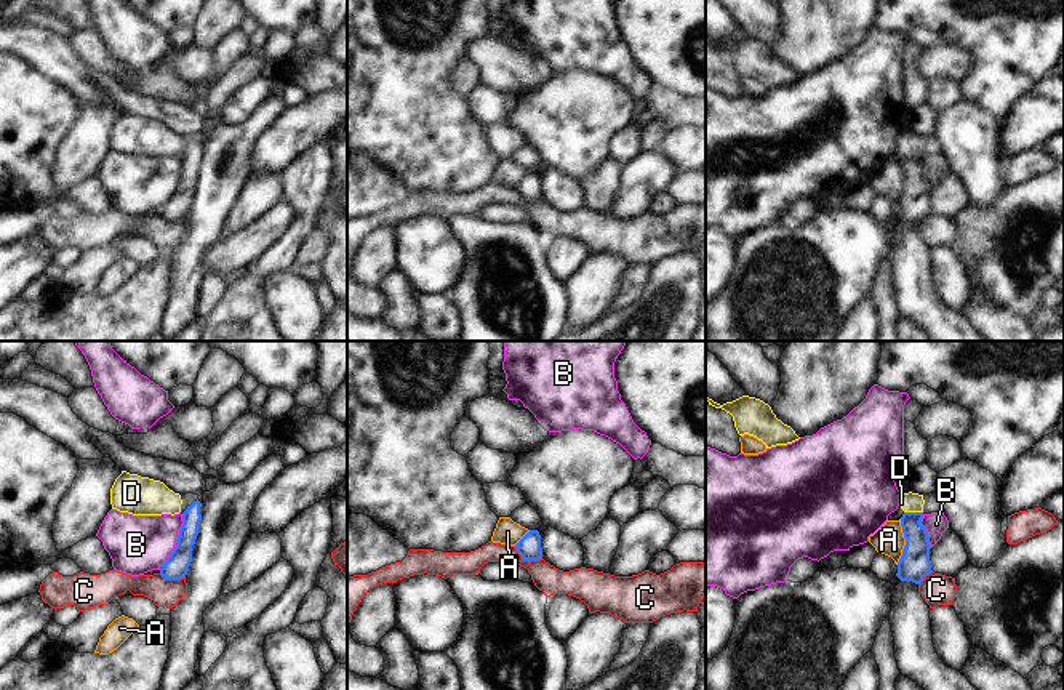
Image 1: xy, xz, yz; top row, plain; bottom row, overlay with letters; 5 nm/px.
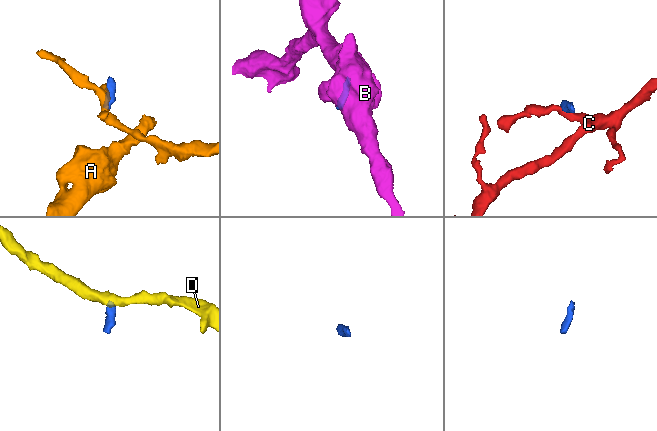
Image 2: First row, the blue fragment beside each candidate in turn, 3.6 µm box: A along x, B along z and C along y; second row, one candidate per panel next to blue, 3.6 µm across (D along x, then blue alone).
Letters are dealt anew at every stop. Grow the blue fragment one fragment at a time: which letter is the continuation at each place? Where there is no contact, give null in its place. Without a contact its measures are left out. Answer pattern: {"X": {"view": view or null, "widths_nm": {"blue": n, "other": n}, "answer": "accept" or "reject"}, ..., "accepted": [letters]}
{"A": {"view": "yz", "widths_nm": {"blue": 160, "other": 150}, "answer": "reject"}, "B": {"view": "xy", "widths_nm": {"blue": 120, "other": 300}, "answer": "reject"}, "C": {"view": "xz", "widths_nm": {"blue": 110, "other": 140}, "answer": "reject"}, "D": {"view": "yz", "widths_nm": {"blue": 150, "other": 100}, "answer": "reject"}, "accepted": []}

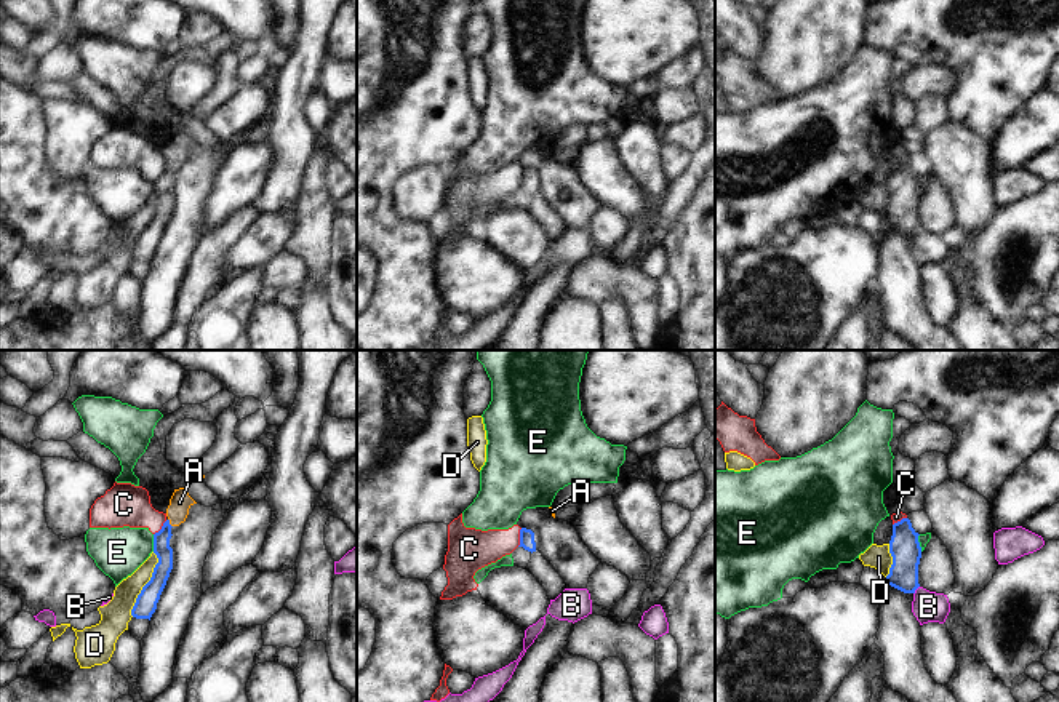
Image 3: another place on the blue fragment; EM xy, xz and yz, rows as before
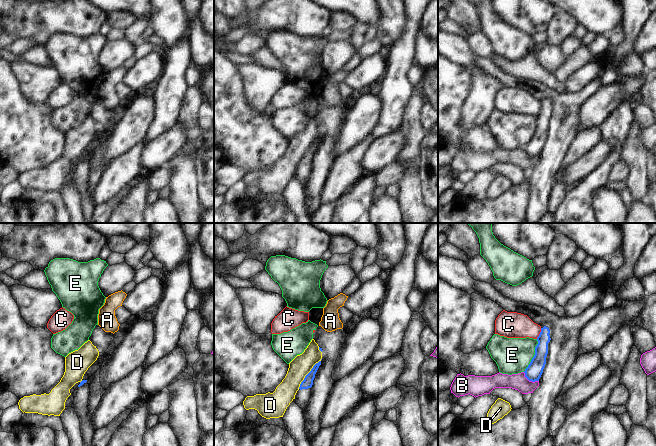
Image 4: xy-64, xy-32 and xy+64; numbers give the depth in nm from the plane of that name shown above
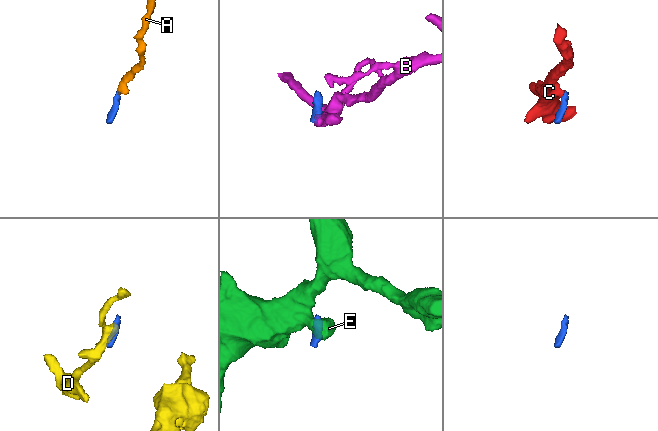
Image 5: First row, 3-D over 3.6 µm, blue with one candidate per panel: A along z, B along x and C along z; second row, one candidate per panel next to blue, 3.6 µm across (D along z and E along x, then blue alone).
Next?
{"A": {"view": "xy", "widths_nm": {"blue": 90, "other": 110}, "answer": "accept"}, "B": {"view": "yz", "widths_nm": {"blue": 160, "other": 160}, "answer": "reject"}, "C": {"view": "xz", "widths_nm": {"blue": 80, "other": 220}, "answer": "reject"}, "D": {"view": "xy", "widths_nm": {"blue": 110, "other": 150}, "answer": "reject"}, "E": {"view": "xy", "widths_nm": {"blue": 100, "other": 240}, "answer": "reject"}, "accepted": ["A"]}

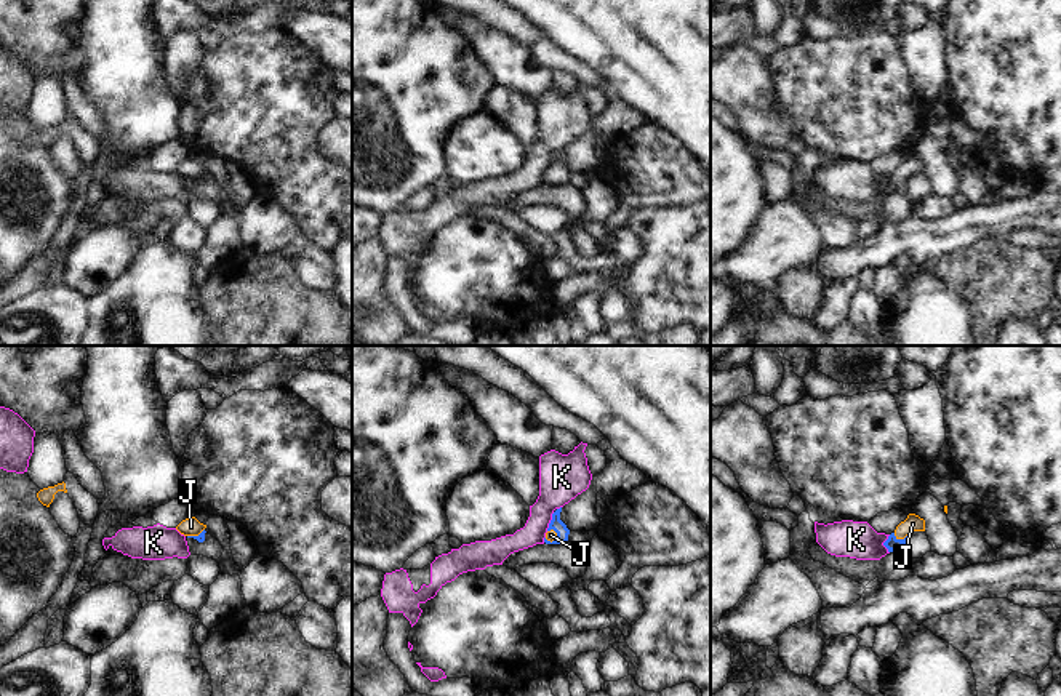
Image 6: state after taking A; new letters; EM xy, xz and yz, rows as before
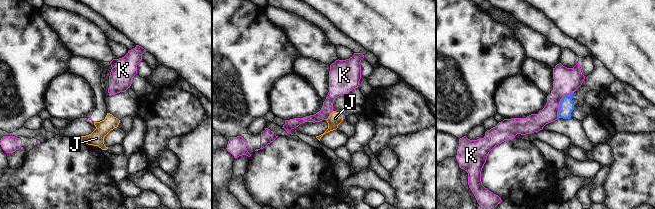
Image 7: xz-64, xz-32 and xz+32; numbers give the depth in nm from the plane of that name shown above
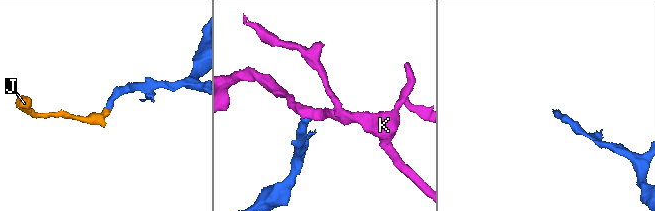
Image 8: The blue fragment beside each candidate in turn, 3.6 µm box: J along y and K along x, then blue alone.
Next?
{"J": {"view": "yz", "widths_nm": {"blue": 70, "other": 80}, "answer": "accept"}, "K": {"view": "xz", "widths_nm": {"blue": 70, "other": 240}, "answer": "reject"}, "accepted": ["J"]}

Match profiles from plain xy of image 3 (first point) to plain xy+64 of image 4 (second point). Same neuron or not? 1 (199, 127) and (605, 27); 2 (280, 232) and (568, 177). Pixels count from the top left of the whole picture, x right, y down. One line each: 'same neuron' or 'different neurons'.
1: different neurons
2: same neuron

